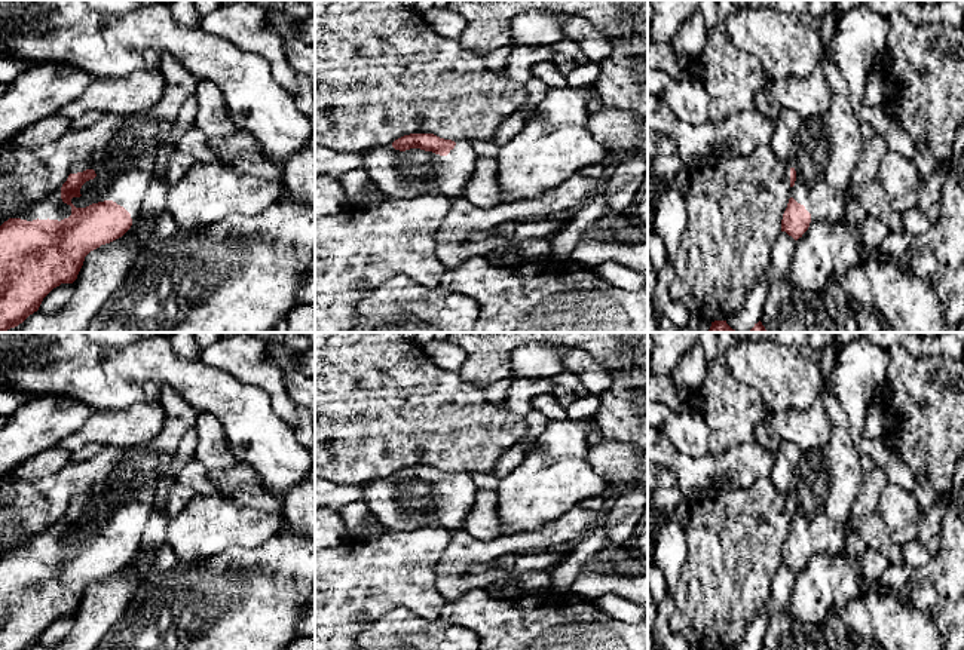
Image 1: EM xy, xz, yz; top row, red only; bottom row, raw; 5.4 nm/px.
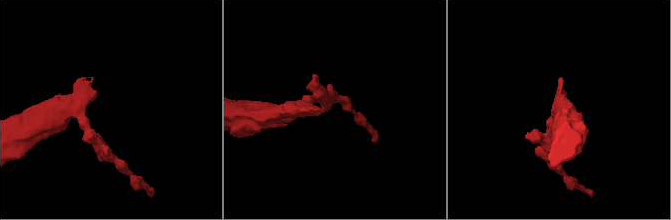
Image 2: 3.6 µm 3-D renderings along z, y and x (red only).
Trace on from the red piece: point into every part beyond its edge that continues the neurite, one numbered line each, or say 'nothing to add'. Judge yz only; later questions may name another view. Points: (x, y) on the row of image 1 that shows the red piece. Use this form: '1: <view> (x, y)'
1: yz (826, 150)

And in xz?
1: xz (398, 174)

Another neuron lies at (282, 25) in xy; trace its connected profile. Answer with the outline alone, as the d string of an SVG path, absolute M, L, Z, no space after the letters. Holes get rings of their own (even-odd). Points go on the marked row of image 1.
M269 10L269 28L273 30L284 42L297 33L300 21L285 16L279 12Z

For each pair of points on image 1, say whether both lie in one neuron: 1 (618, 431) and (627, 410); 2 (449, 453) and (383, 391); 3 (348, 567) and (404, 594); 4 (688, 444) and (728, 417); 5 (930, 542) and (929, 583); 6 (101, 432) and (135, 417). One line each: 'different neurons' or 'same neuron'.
1: same neuron
2: same neuron
3: same neuron
4: different neurons
5: different neurons
6: same neuron

